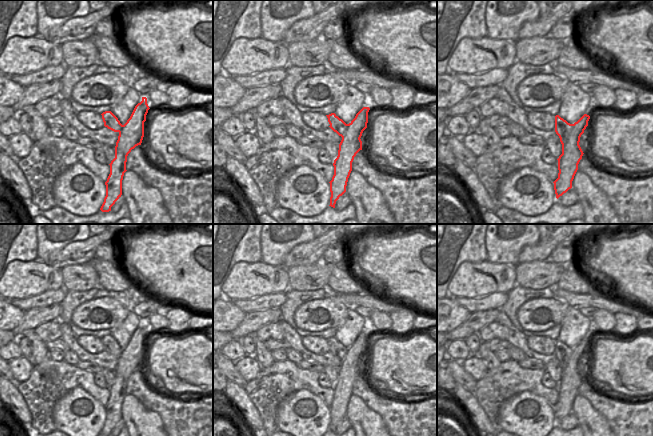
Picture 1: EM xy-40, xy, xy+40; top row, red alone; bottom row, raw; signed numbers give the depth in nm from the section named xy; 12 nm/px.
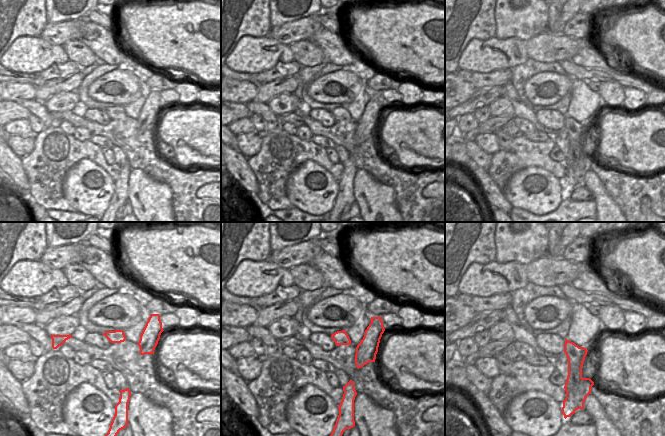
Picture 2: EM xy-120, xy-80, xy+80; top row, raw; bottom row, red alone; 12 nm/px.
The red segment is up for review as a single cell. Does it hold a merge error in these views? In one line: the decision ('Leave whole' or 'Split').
Split.

